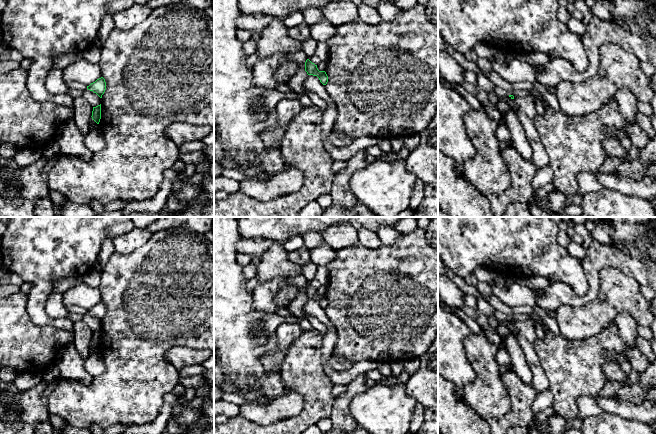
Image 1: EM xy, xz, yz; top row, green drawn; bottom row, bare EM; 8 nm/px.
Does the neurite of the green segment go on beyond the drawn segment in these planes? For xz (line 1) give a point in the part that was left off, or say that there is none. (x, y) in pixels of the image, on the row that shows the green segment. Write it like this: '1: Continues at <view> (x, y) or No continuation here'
1: No continuation here

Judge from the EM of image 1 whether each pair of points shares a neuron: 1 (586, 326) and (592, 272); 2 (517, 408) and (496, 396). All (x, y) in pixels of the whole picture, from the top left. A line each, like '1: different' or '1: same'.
1: different
2: different

